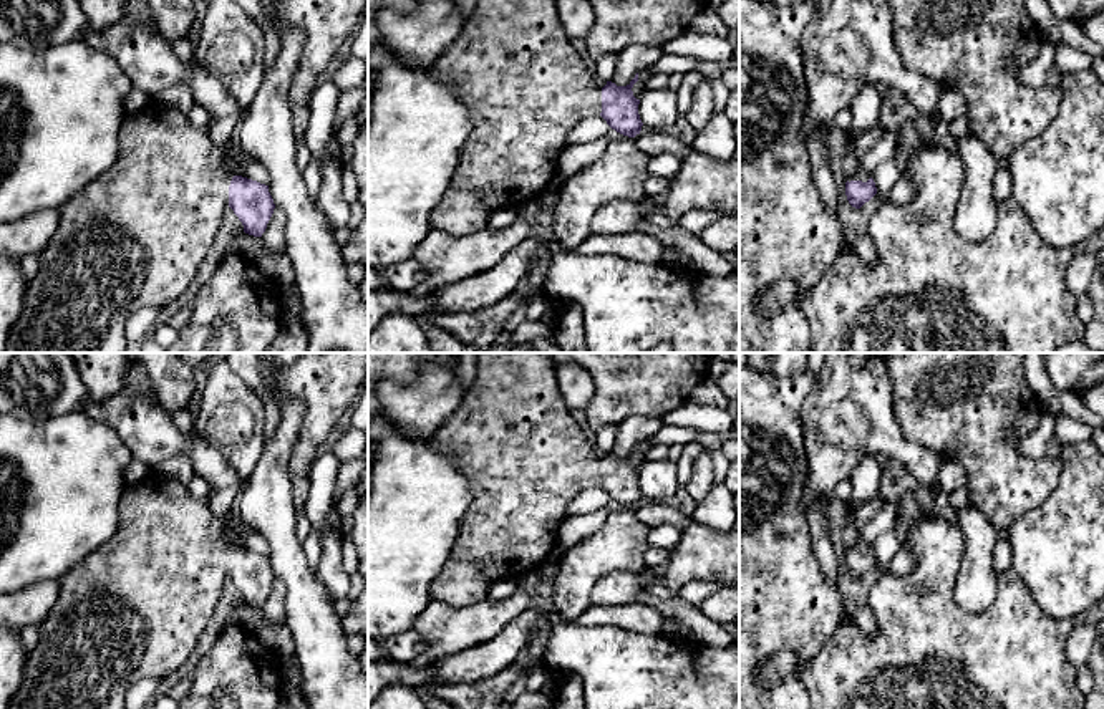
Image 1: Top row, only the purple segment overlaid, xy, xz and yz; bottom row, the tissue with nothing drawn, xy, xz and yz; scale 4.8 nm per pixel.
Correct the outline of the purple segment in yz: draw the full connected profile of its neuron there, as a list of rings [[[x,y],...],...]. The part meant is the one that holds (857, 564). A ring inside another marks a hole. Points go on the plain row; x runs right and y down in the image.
[[[859,540],[852,548],[845,553],[845,567],[852,578],[860,580],[865,573],[869,573],[877,565],[875,553],[872,545]]]

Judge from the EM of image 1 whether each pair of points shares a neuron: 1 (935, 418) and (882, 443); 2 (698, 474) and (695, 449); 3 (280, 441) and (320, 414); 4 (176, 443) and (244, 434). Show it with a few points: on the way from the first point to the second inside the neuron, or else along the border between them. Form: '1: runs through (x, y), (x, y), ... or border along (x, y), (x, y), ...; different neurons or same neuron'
1: border along (892, 395), (892, 414), (900, 433), (935, 453); different neurons
2: border along (705, 451), (697, 459), (692, 476), (683, 486); different neurons
3: border along (282, 393), (295, 398), (304, 409), (287, 467); different neurons
4: border along (194, 433), (211, 444), (231, 466); different neurons

